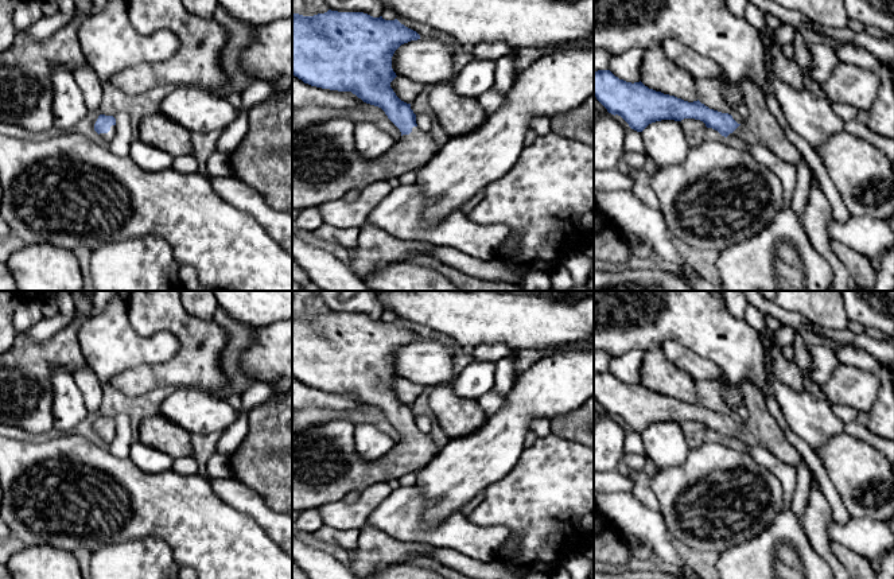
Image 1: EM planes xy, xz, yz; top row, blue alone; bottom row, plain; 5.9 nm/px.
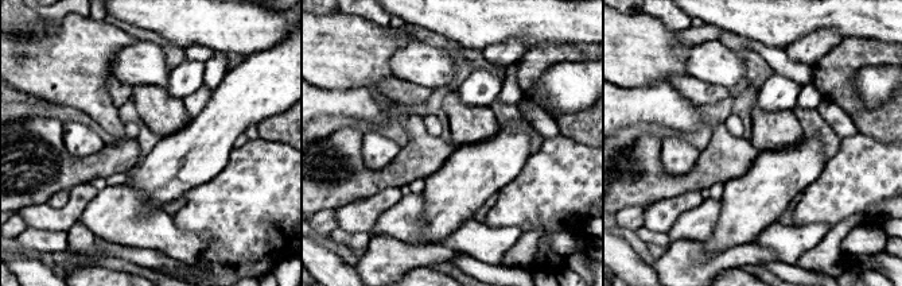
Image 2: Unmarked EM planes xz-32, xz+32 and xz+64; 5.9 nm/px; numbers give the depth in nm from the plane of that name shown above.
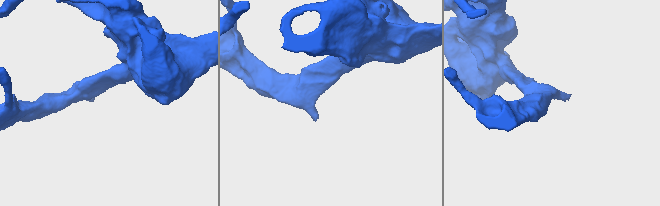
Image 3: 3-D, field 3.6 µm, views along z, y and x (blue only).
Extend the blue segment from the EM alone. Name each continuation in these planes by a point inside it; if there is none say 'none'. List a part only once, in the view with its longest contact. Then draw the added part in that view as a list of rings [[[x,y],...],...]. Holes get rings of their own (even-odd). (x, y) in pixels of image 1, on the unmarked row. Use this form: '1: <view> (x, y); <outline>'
1: xy (108, 438); [[[116,427],[110,428],[110,432],[108,435],[100,435],[100,439],[102,443],[112,443],[113,438],[116,435]]]

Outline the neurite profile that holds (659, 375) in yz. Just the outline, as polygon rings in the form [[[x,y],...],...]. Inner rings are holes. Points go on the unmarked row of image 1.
[[[660,347],[645,351],[640,381],[656,393],[688,404],[697,403],[696,381],[685,370],[668,361]]]

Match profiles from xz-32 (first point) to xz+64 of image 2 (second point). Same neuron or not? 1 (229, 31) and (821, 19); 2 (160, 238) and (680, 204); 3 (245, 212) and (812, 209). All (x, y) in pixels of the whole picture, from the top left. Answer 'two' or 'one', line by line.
1: one
2: two
3: one

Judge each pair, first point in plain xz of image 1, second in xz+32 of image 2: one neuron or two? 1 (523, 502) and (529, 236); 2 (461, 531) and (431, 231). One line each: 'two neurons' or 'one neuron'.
1: two neurons
2: two neurons

